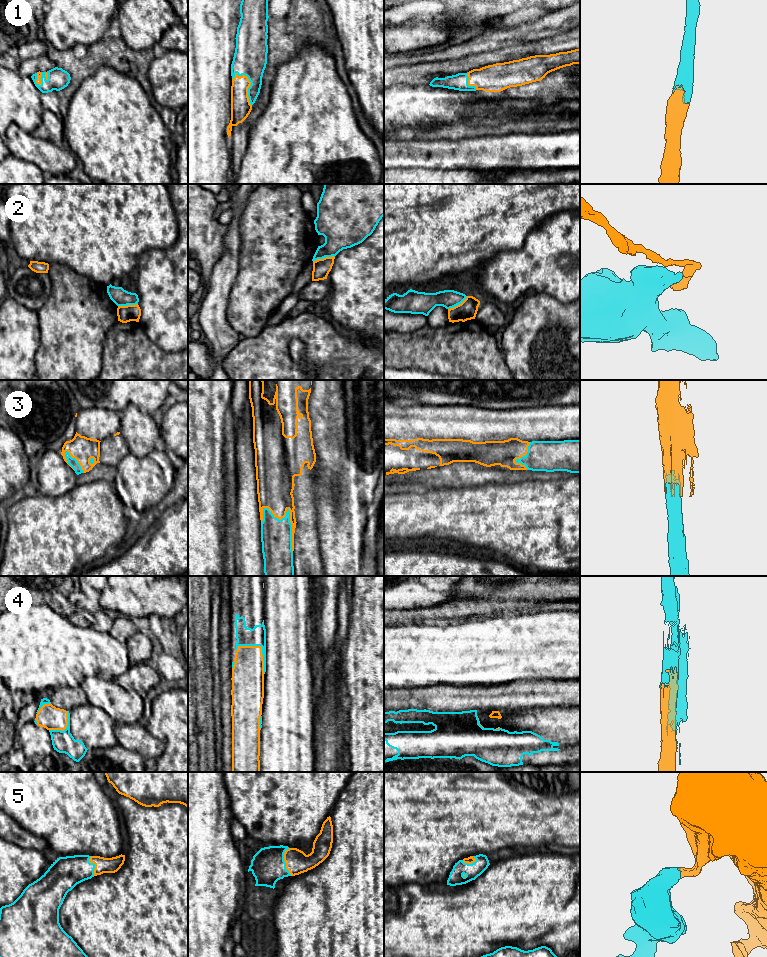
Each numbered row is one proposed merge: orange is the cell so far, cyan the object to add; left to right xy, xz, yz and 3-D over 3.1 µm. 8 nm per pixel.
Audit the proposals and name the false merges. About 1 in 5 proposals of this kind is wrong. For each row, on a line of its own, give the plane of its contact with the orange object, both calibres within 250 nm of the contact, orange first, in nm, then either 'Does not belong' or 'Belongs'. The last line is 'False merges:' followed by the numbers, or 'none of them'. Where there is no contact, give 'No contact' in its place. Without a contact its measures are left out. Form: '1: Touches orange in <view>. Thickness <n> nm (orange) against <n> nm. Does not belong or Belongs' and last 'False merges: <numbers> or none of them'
1: Touches orange in xz. Thickness 160 nm (orange) against 280 nm. Belongs
2: Touches orange in xz. Thickness 140 nm (orange) against 260 nm. Does not belong
3: Touches orange in xz. Thickness 280 nm (orange) against 260 nm. Belongs
4: Touches orange in xz. Thickness 260 nm (orange) against 150 nm. Belongs
5: Touches orange in xz. Thickness 190 nm (orange) against 280 nm. Belongs
False merges: 2

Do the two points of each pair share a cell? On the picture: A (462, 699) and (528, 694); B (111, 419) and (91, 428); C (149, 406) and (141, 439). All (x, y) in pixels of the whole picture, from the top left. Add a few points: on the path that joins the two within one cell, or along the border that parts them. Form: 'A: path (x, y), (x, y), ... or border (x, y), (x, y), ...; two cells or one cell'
A: path (478, 697), (485, 694), (512, 694); one cell
B: path (106, 423), (96, 423); one cell
C: border (124, 408), (134, 404), (144, 413), (152, 415); two cells

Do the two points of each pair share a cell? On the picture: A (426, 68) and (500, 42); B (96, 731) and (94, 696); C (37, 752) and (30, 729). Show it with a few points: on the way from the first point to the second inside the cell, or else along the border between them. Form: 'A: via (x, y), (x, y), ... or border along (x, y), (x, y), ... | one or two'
A: border along (474, 53), (456, 59), (428, 62) | two
B: border along (88, 702), (102, 708), (114, 720) | two
C: via (37, 746), (30, 735) | one

